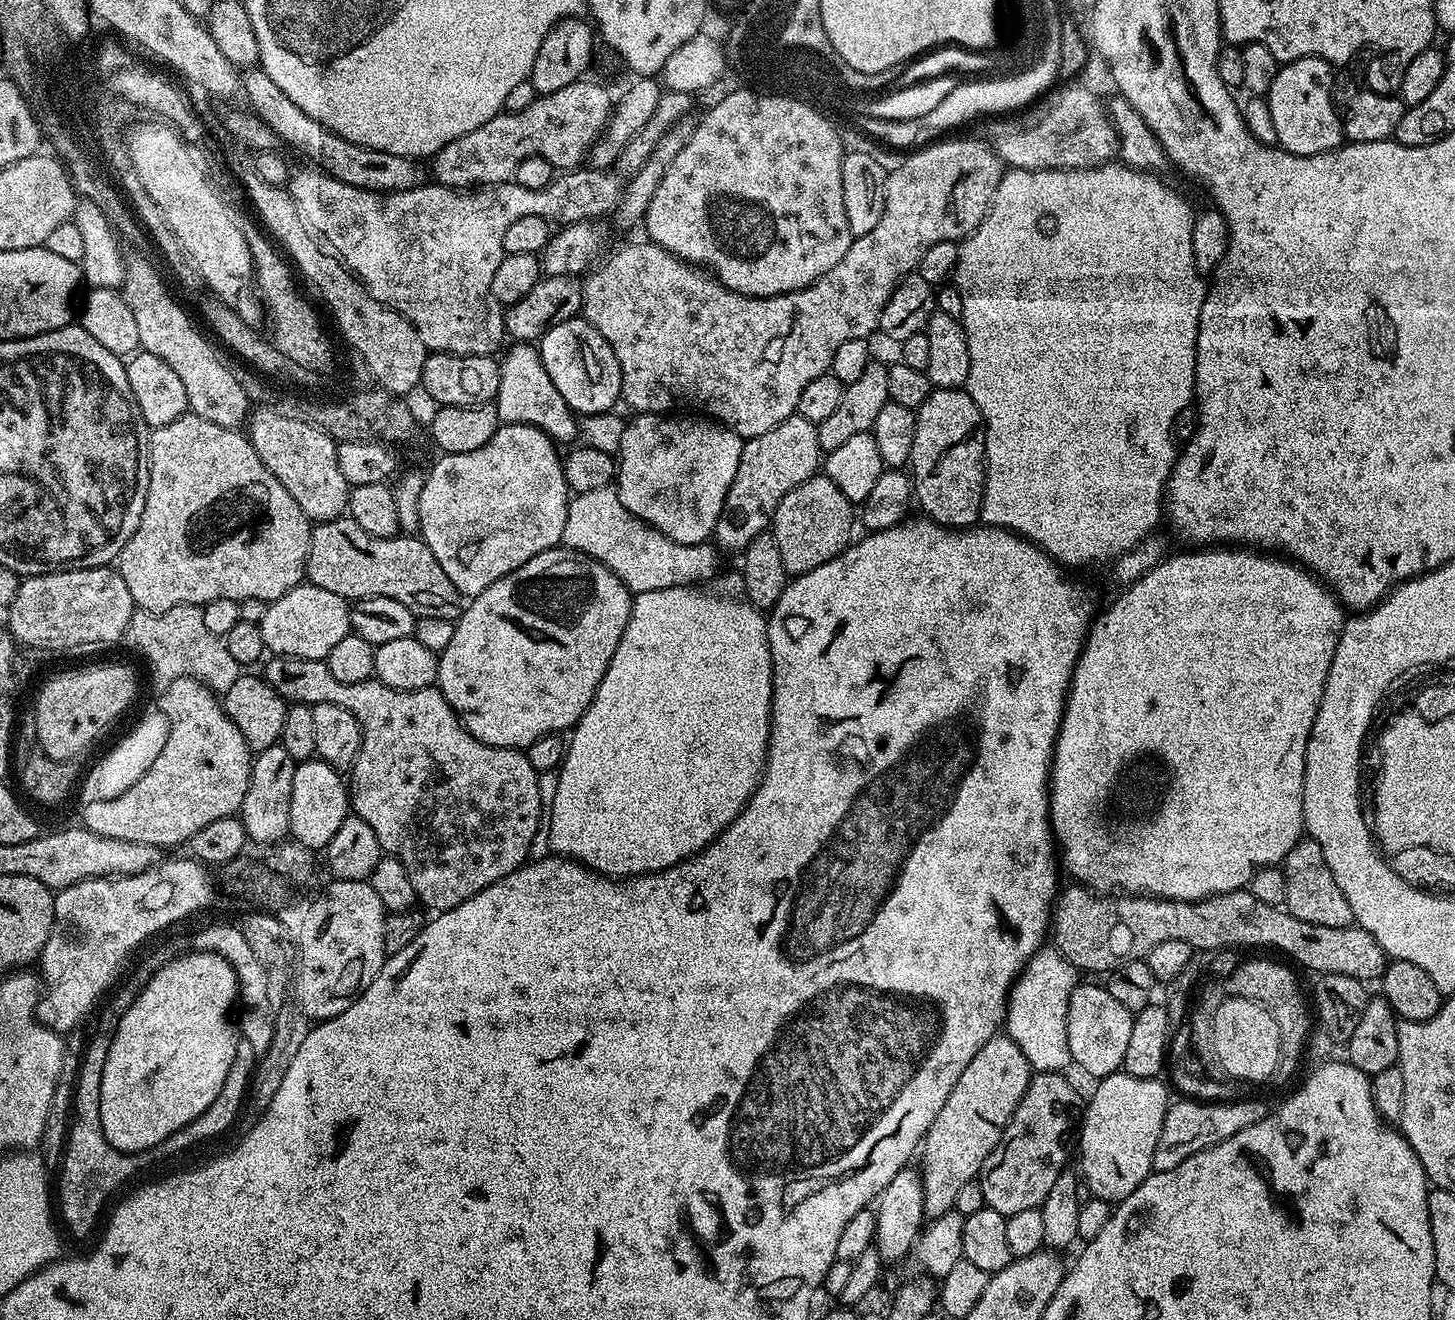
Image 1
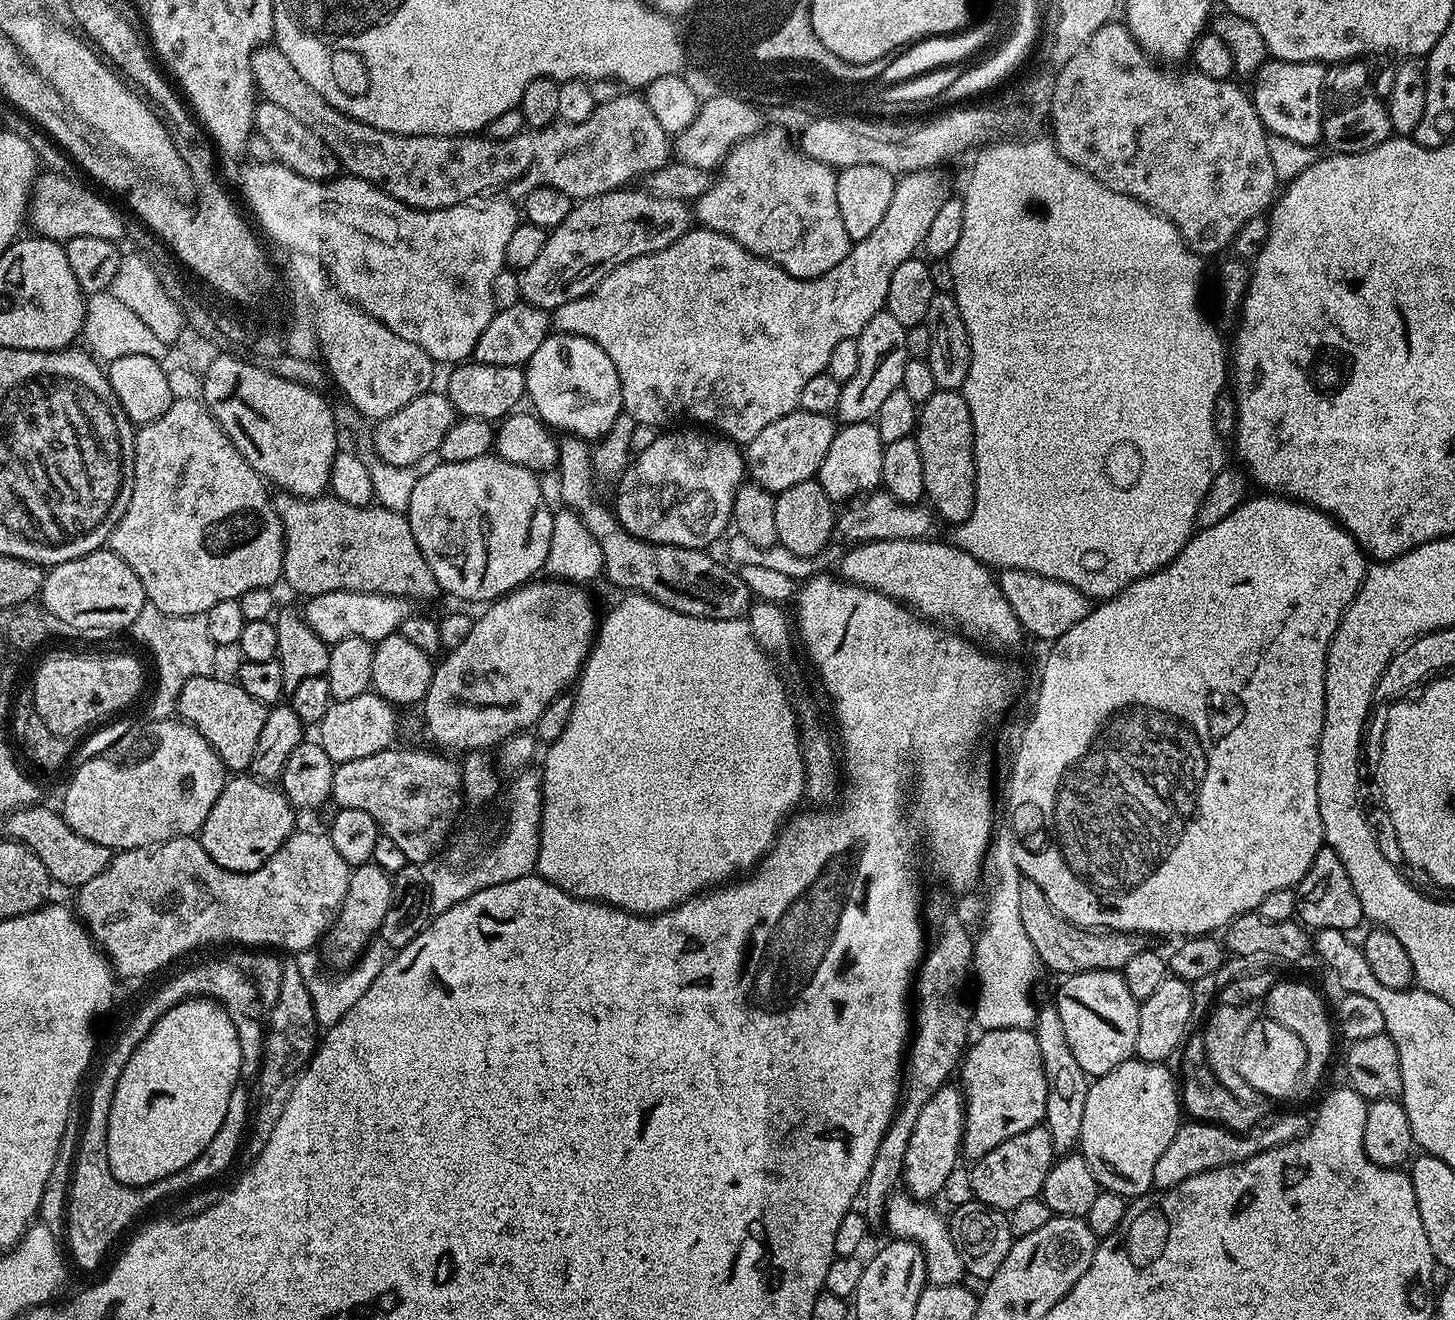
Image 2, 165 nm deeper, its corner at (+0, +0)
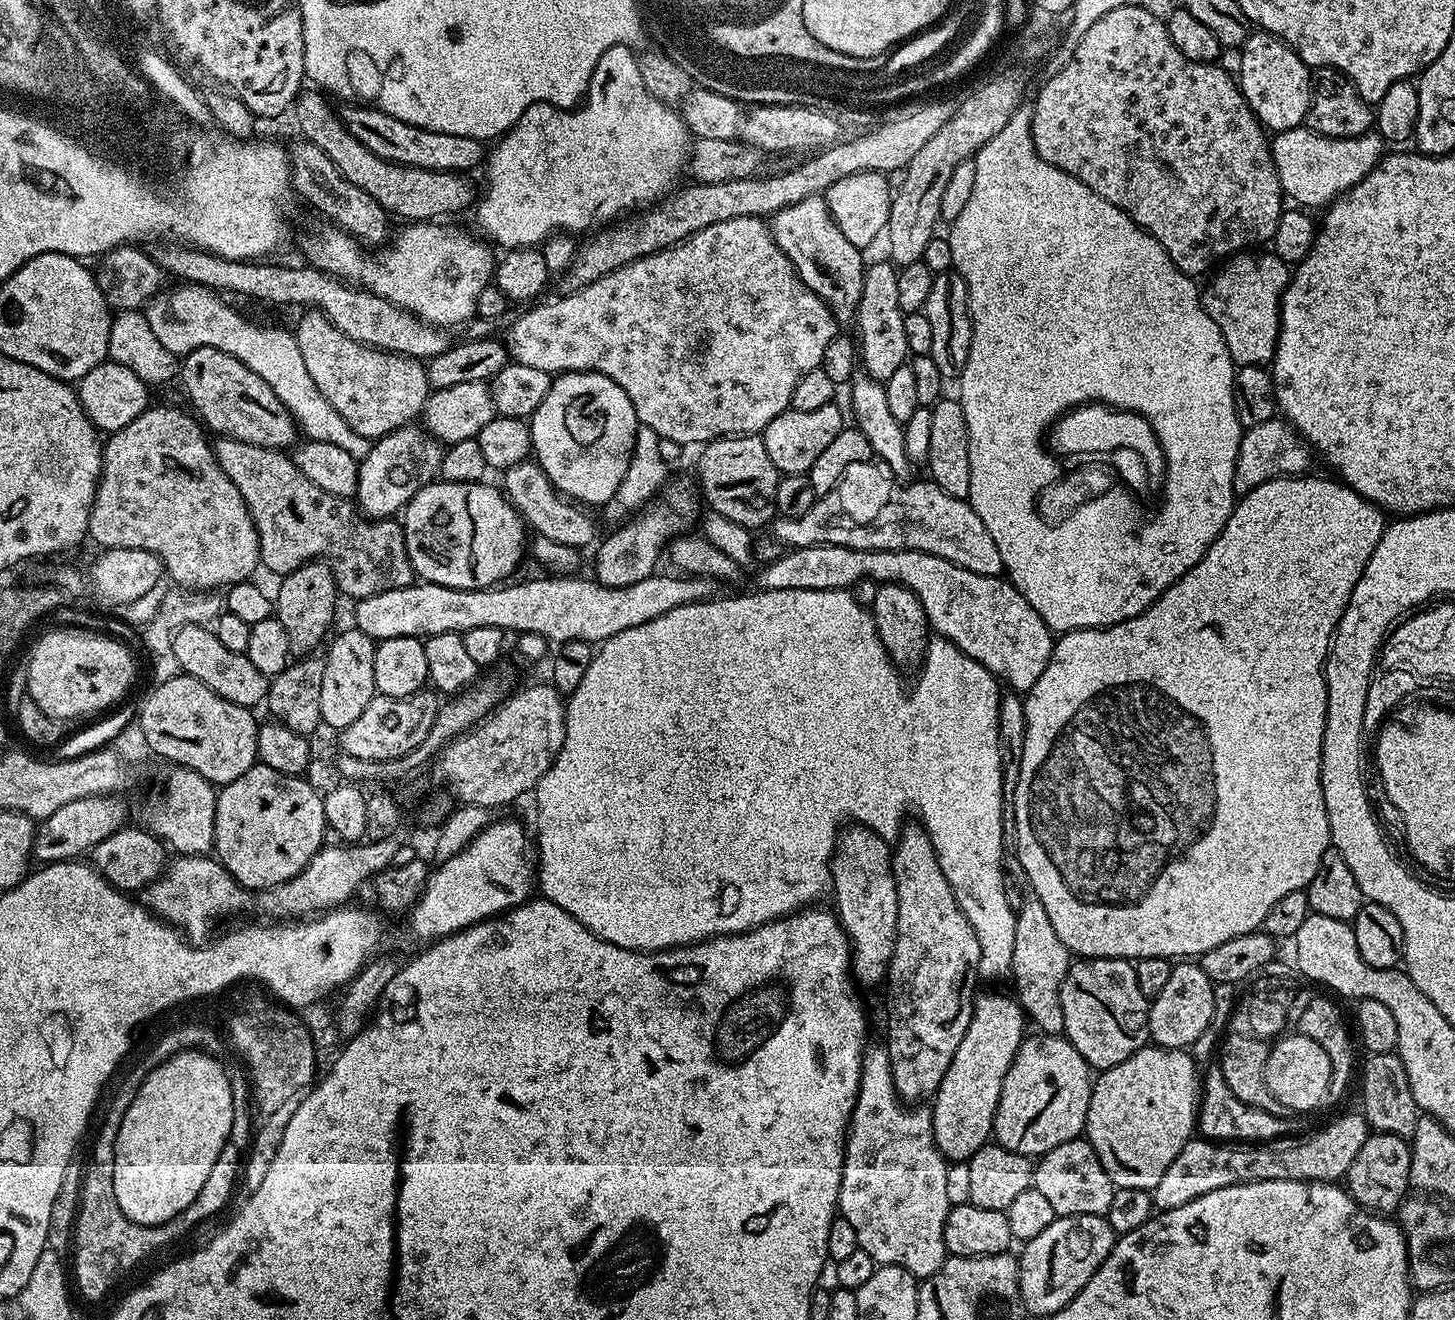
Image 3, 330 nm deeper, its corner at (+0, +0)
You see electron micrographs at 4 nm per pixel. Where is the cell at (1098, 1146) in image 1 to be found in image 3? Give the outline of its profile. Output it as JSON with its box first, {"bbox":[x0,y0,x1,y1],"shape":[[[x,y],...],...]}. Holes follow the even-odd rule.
{"bbox":[1086,1046,1198,1190],"shape":[[[1145,1046],[1113,1068],[1105,1068],[1095,1077],[1088,1107],[1086,1138],[1094,1146],[1106,1174],[1117,1188],[1151,1190],[1162,1182],[1170,1162],[1186,1142],[1193,1139],[1198,1124],[1198,1065],[1191,1051],[1182,1048]]]}

